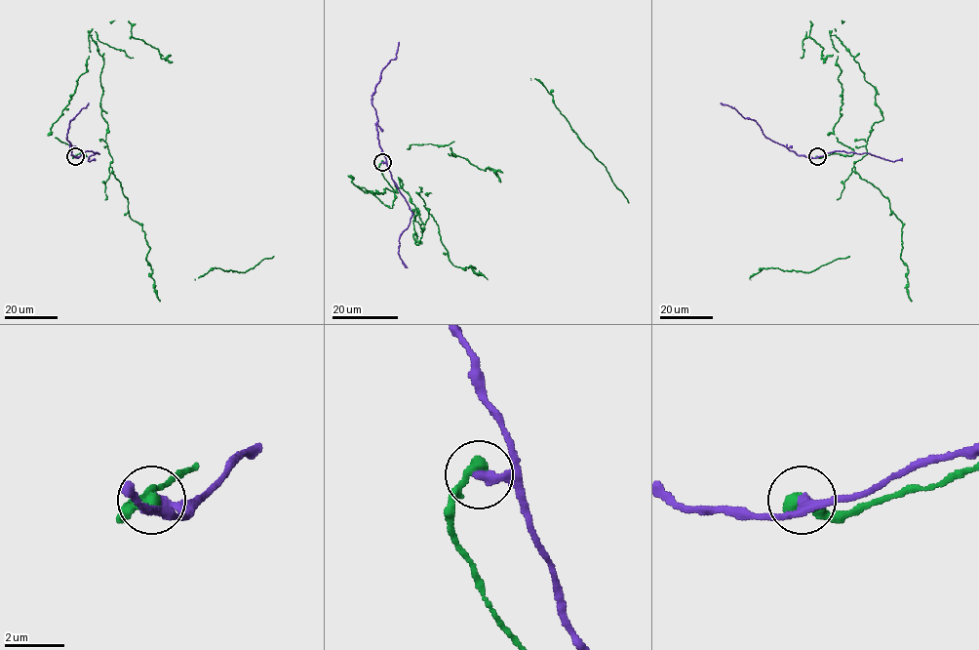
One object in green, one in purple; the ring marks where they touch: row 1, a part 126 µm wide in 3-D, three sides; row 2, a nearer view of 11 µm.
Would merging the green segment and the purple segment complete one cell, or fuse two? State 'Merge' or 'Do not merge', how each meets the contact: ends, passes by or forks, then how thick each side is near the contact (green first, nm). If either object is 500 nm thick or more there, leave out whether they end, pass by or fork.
Do not merge. At the ring green ends. At the ring purple ends. Thickness 400 nm (green) against 380 nm

